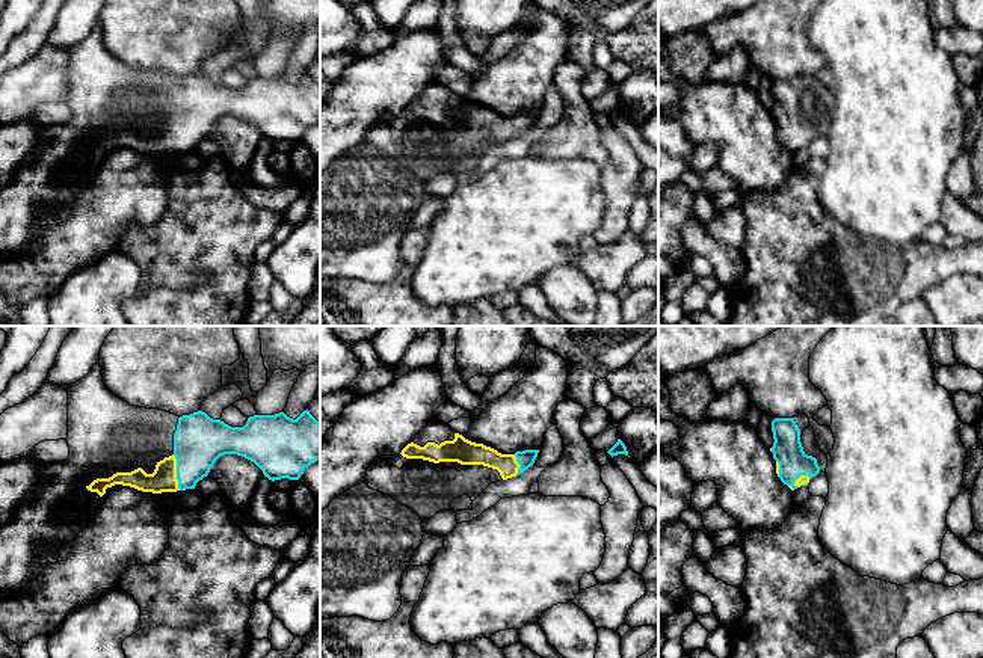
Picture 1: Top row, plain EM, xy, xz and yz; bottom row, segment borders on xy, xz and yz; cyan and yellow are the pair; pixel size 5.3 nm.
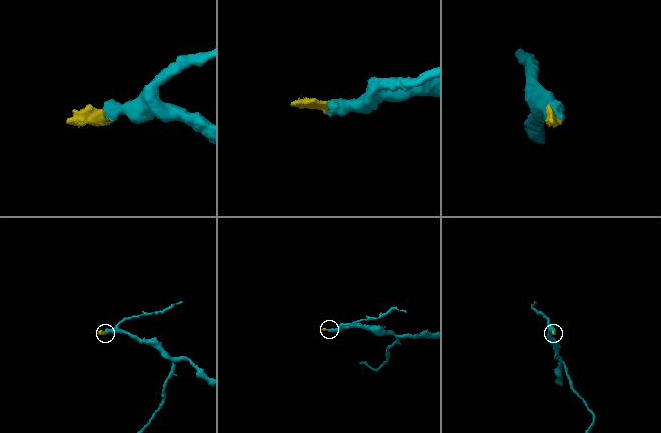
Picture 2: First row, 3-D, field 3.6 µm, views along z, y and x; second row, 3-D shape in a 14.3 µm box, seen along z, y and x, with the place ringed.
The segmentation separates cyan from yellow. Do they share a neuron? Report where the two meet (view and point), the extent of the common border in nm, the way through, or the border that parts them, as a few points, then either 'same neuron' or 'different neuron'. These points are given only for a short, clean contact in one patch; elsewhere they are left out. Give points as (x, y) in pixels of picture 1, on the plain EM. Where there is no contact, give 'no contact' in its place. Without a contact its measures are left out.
meets cyan in xy at (177, 135); contact 200 nm long; same neuron

